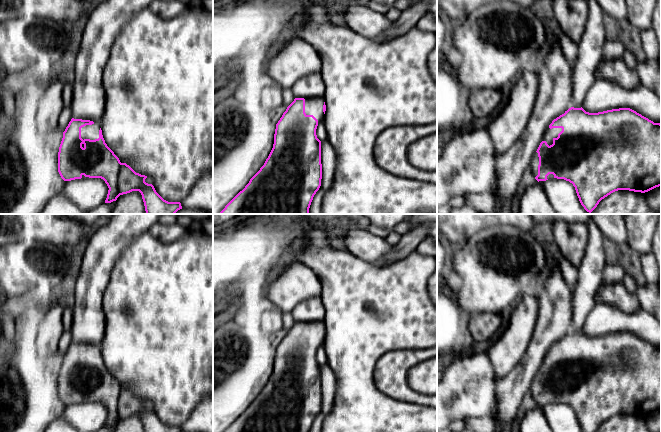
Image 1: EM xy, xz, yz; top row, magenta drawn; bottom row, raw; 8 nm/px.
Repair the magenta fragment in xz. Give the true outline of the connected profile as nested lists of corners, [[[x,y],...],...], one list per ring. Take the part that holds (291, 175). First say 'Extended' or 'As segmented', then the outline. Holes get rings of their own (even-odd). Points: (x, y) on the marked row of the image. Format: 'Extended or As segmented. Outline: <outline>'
Extended. Outline: [[[323,97],[295,98],[287,107],[282,117],[276,124],[273,148],[260,170],[250,179],[245,188],[240,191],[220,212],[220,214],[309,214],[309,208],[314,195],[321,186],[322,164],[321,164],[321,141],[317,138],[316,129],[320,122],[323,122],[326,105]]]

